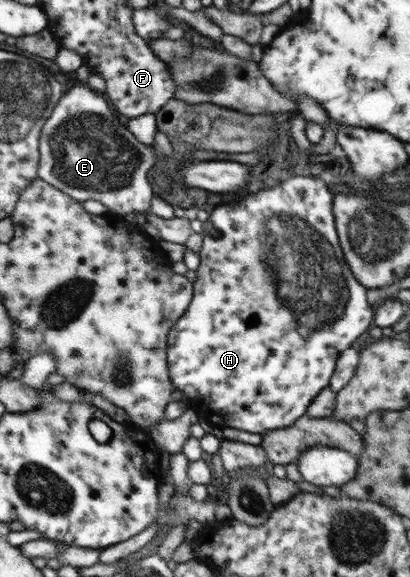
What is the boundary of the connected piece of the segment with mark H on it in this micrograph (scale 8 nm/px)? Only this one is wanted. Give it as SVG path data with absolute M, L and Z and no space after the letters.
M294 175L289 180L280 182L275 188L249 194L245 198L239 198L239 202L235 204L215 207L210 213L208 227L202 232L202 247L198 252L200 264L193 274L194 300L190 302L187 314L183 314L183 318L174 324L175 334L171 334L171 378L175 378L175 390L182 390L191 409L198 413L207 428L231 427L263 436L269 430L291 426L299 417L307 414L307 408L313 398L323 388L330 386L330 379L337 370L339 356L351 348L351 344L371 326L374 314L369 301L369 289L353 278L354 273L341 252L341 240L338 238L337 224L333 224L334 212L331 212L331 204L334 204L333 194L329 192L325 181L319 177Z

